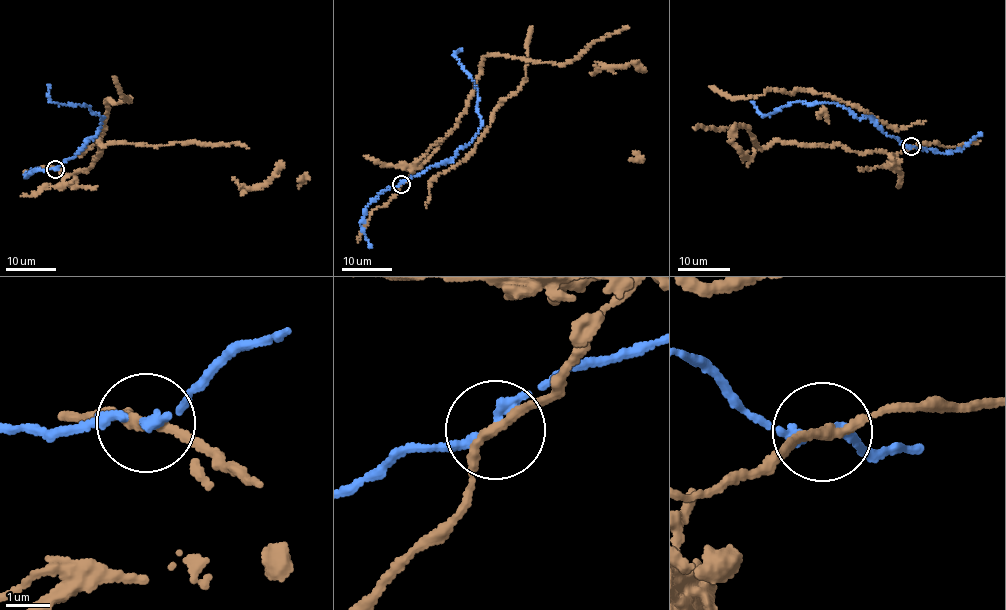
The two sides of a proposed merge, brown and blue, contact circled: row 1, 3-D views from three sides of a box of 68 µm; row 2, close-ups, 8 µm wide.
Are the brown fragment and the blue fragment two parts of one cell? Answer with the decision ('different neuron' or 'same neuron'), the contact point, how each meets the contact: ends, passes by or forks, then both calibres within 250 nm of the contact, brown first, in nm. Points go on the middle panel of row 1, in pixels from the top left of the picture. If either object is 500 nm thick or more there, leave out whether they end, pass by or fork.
different neuron; place (401, 184); brown passes by; blue ends; calibres 200 and 240 nm

